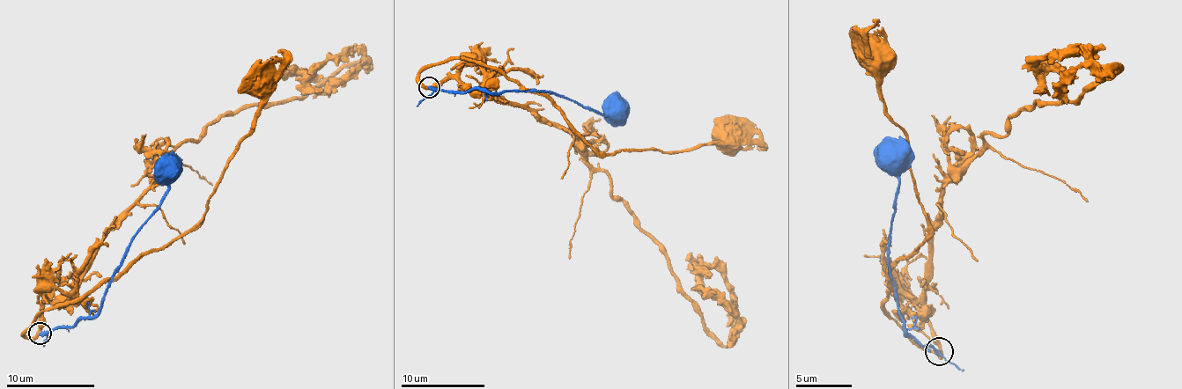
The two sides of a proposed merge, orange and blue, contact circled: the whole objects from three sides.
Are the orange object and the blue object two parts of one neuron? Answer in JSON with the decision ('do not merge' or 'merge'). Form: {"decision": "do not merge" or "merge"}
{"decision": "do not merge"}

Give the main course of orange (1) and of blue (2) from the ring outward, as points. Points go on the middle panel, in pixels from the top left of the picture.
1: (431, 86), (419, 74), (455, 58), (490, 67), (550, 102), (571, 131), (602, 153), (689, 150), (727, 138)
2: (430, 86), (460, 91), (547, 90), (594, 113), (607, 113), (615, 106)

